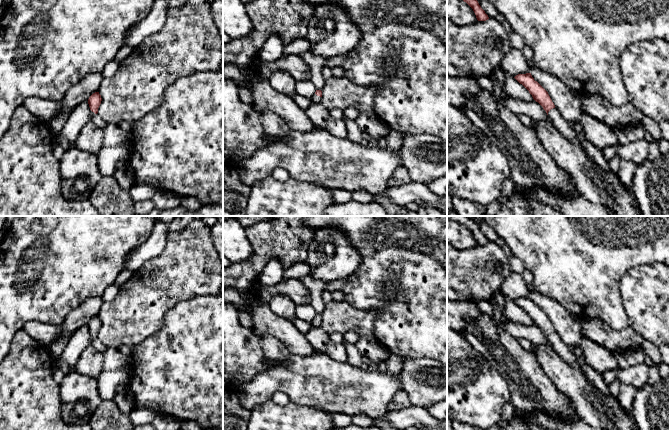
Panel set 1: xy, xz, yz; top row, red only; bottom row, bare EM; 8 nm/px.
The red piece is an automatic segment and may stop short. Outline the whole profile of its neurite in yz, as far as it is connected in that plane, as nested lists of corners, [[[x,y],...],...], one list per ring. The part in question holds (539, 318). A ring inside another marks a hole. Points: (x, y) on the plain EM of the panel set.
[[[531,297],[518,298],[514,301],[522,308],[538,326],[551,343],[552,349],[573,368],[580,369],[588,381],[598,387],[602,393],[611,396],[608,385],[605,383],[603,374],[588,366],[581,357],[576,357],[569,347],[561,340],[552,326],[548,316],[532,301]]]

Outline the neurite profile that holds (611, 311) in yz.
[[[482,216],[482,218],[506,243],[509,252],[522,261],[525,269],[532,272],[535,291],[556,300],[565,310],[580,319],[597,318],[613,330],[621,330],[630,325],[619,290],[619,283],[623,274],[634,267],[646,264],[662,263],[669,265],[669,216]]]

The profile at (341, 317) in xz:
[[[343,299],[328,302],[321,315],[321,327],[327,333],[352,331],[360,337],[376,340],[374,323],[379,316],[378,310],[359,310]]]

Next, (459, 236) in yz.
[[[447,219],[447,243],[459,250],[468,250],[477,245],[473,233],[452,219]]]

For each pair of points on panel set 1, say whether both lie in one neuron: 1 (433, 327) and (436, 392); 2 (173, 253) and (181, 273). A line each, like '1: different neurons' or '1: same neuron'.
1: different neurons
2: same neuron

